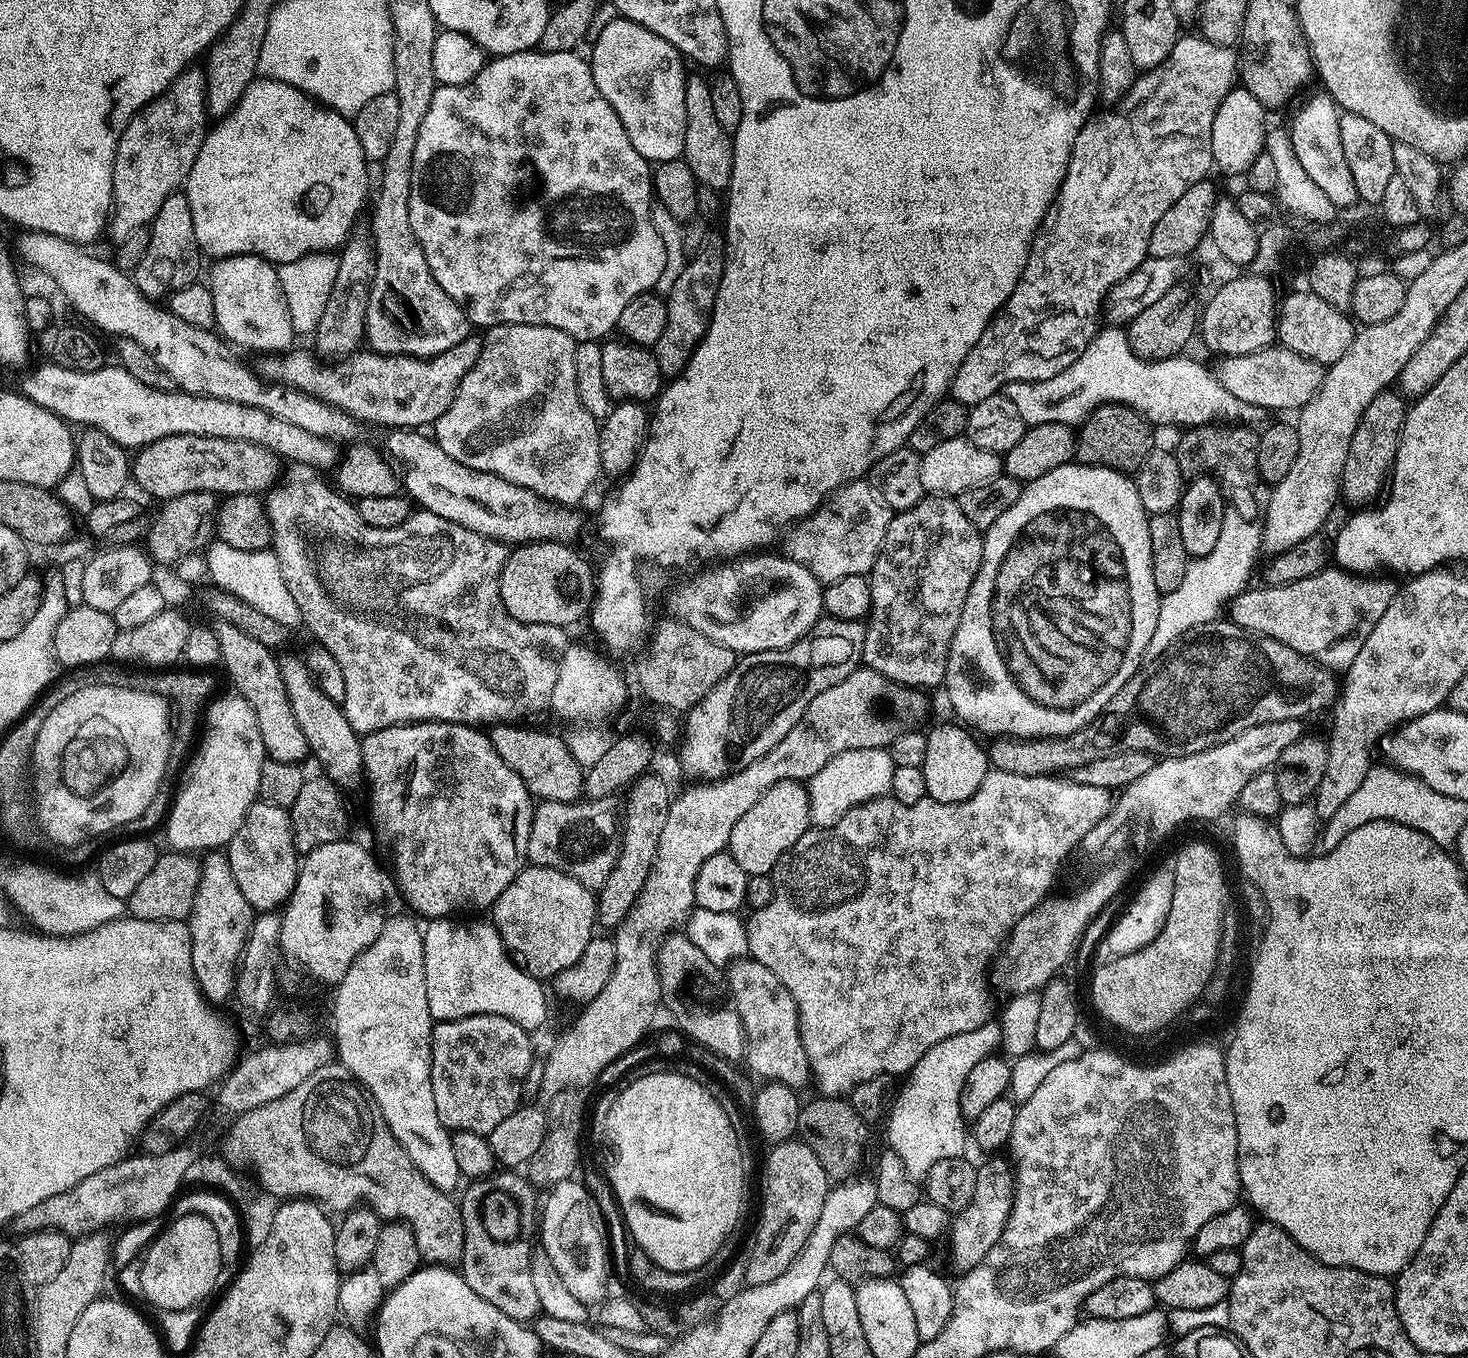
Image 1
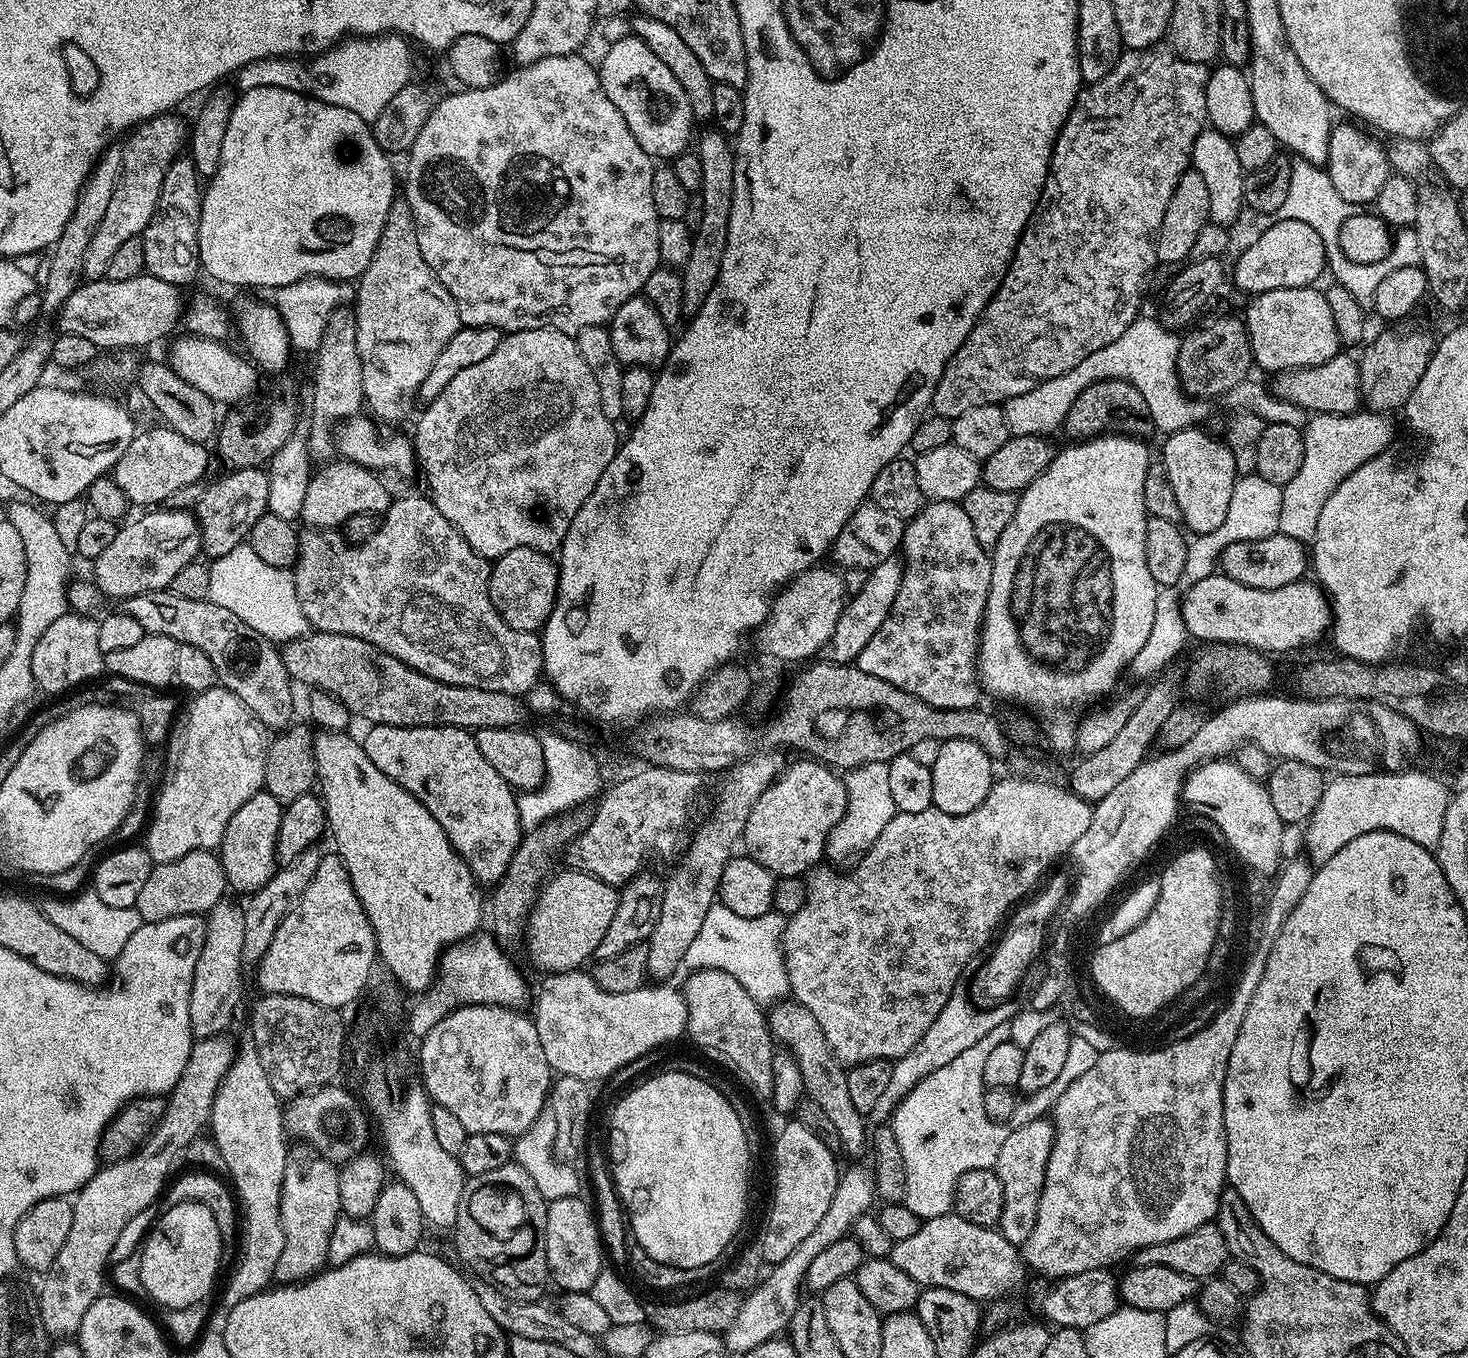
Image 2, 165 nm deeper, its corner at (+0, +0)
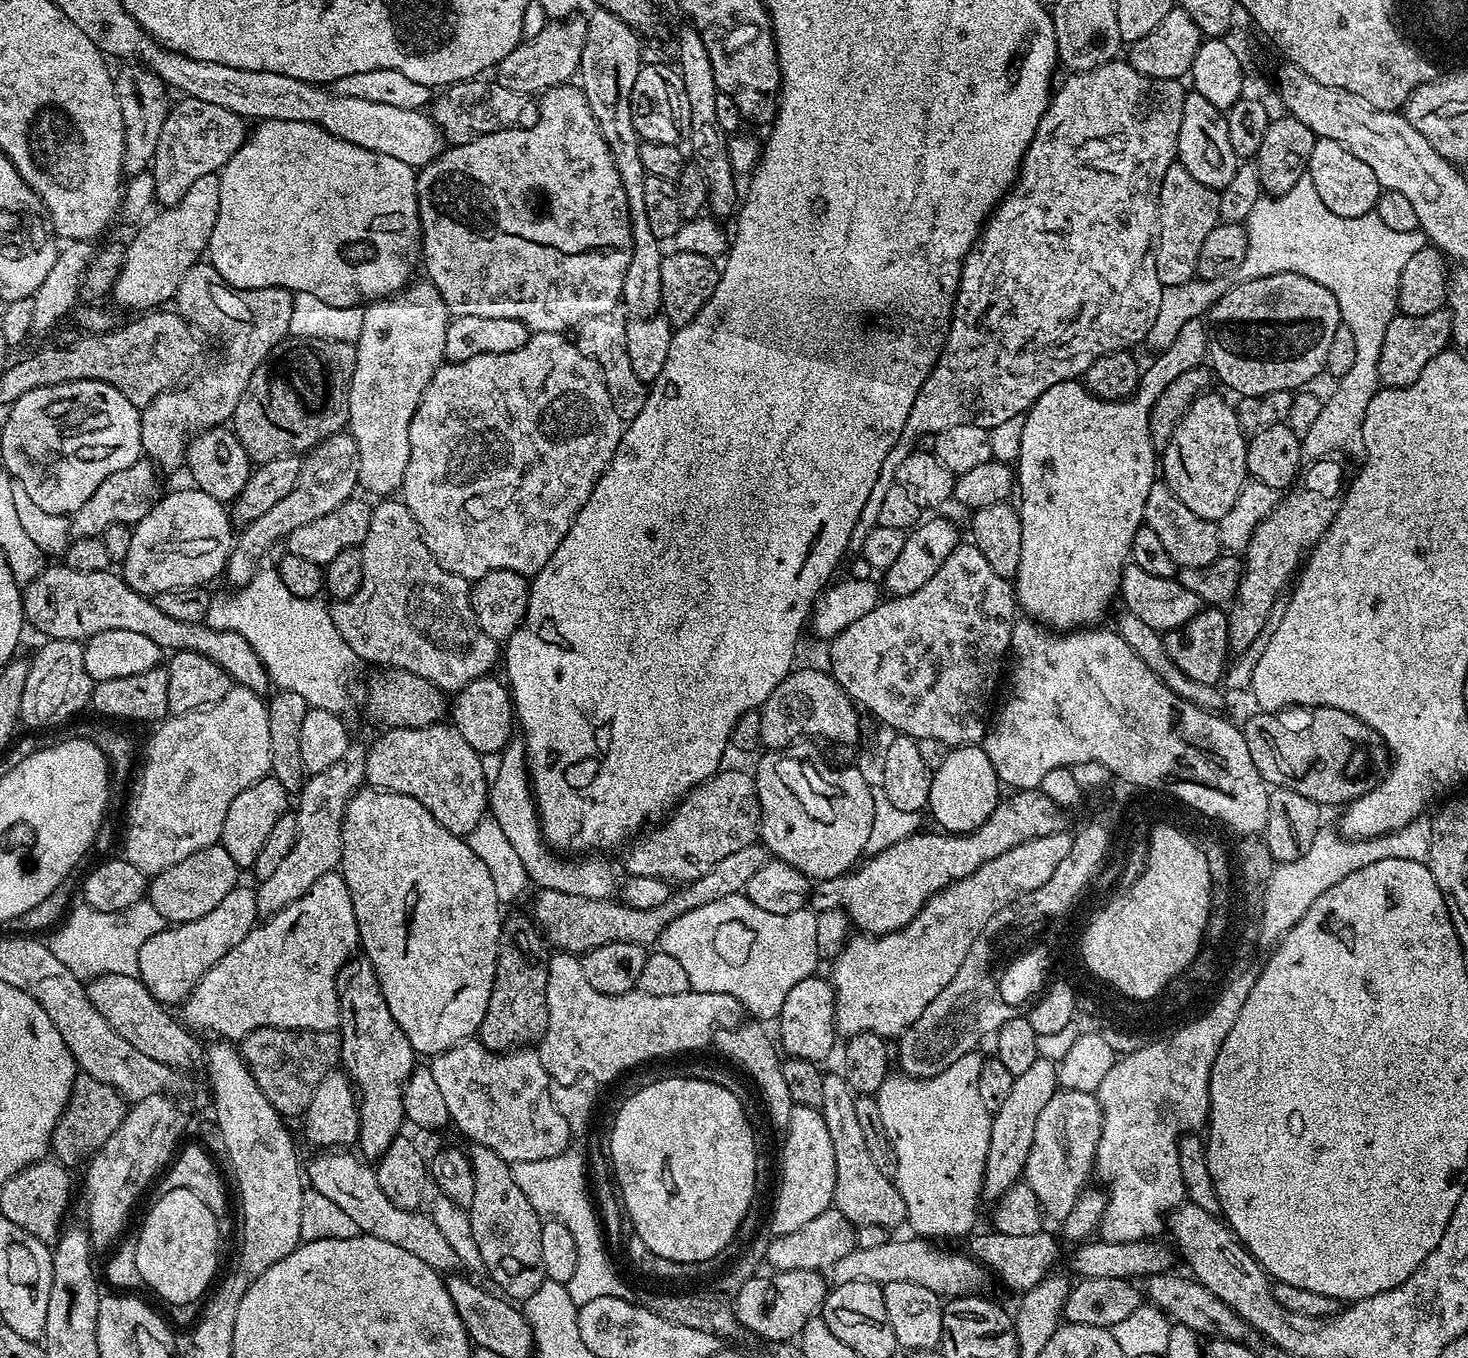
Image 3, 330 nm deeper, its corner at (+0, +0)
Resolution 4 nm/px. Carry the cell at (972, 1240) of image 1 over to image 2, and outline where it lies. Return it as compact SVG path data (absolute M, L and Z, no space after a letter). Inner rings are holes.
M1048 1118L1028 1120L1009 1131L1006 1142L1002 1142L1002 1150L998 1150L996 1177L1002 1182L1002 1214L998 1225L1009 1242L1022 1246L1030 1238L1034 1230L1034 1222L1038 1218L1038 1202L1042 1198L1042 1186L1046 1178L1046 1162L1050 1158L1052 1143L1056 1137L1056 1129Z

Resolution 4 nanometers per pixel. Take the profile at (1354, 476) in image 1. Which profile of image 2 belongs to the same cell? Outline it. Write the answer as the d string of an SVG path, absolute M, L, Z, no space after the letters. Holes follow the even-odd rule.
M1408 326L1397 327L1400 328L1397 332L1384 332L1373 340L1371 337L1363 349L1364 357L1359 357L1360 398L1363 407L1373 413L1392 410L1388 408L1403 409L1414 386L1418 386L1422 374L1426 374L1426 366L1434 351L1434 336L1432 340L1431 334L1424 328L1404 327Z

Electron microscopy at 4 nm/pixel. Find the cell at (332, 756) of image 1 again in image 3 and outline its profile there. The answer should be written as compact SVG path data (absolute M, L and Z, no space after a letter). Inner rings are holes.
M361 787L350 798L342 822L342 858L338 869L354 902L359 947L378 974L382 998L421 1057L431 1058L455 1044L473 1039L486 1018L490 990L494 986L500 949L502 905L486 865L471 850L467 839L456 836L418 798Z

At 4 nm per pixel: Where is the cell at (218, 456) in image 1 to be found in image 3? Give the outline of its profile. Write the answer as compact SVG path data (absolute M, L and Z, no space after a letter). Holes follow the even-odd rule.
M147 458L135 460L130 466L126 466L126 470L110 474L110 478L106 478L106 482L102 482L102 486L98 486L98 490L94 490L94 494L90 494L90 498L86 498L86 502L82 502L82 506L78 506L78 510L72 513L70 523L73 537L103 537L104 531L111 524L136 525L142 518L146 518L161 495L159 478L161 479L156 465Z

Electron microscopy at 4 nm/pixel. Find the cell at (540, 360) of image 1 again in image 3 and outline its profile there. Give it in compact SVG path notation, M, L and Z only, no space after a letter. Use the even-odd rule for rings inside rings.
M533 332L526 346L510 350L510 354L478 354L478 358L466 358L466 362L445 362L430 378L410 422L410 462L406 466L402 489L404 505L420 527L424 545L446 570L469 582L490 574L490 570L514 570L531 578L542 570L542 566L546 566L546 562L550 562L550 554L558 550L562 538L566 538L570 526L574 526L574 518L578 518L582 506L586 506L590 494L594 494L594 486L598 486L598 478L602 478L610 466L625 427L618 410L614 410L614 402L610 402L610 390L606 390L598 362L582 354L580 347L565 333Z

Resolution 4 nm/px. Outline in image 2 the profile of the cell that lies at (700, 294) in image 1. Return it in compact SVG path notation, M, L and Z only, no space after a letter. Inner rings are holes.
M719 130L704 132L694 144L694 153L701 160L702 164L702 184L698 193L698 199L702 202L702 222L694 230L692 238L692 249L690 258L684 263L682 275L684 278L684 311L688 314L694 314L702 306L702 302L710 294L710 290L715 286L716 279L722 266L722 254L726 250L726 234L730 230L730 206L734 198L734 162L736 154L729 137L725 136Z

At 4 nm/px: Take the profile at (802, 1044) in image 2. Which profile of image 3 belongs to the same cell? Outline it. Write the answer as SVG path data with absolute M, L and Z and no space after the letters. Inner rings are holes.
M831 1074L824 1077L824 1101L819 1108L824 1116L826 1130L830 1130L830 1142L834 1146L834 1206L851 1224L857 1226L886 1226L896 1230L908 1219L906 1202L894 1183L893 1177L882 1174L870 1159L866 1150L866 1137L862 1135L862 1125L858 1123L858 1110L854 1110L857 1093L853 1092L843 1075Z

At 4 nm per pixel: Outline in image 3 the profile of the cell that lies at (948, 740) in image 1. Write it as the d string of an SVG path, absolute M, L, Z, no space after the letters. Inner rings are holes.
M956 746L946 754L946 762L932 773L930 798L927 811L937 820L939 827L948 834L973 832L990 814L1002 799L1002 785L996 776L996 768L990 766L990 758L983 747Z

